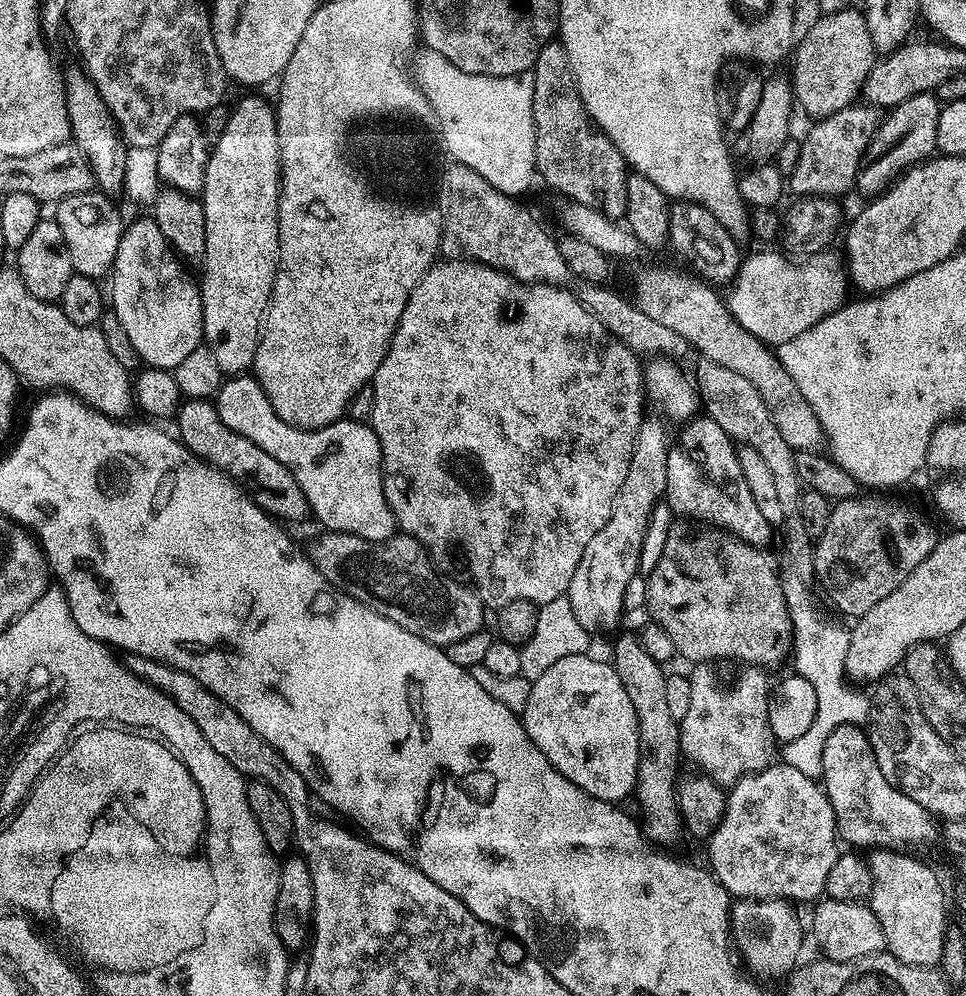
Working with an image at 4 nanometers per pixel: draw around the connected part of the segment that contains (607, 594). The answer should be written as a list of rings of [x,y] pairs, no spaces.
[[[649,415],[638,426],[630,466],[626,470],[626,482],[622,482],[622,490],[612,503],[610,518],[606,526],[602,526],[602,530],[598,530],[598,534],[590,538],[586,551],[582,553],[582,562],[578,562],[574,578],[570,578],[570,586],[566,593],[568,601],[570,606],[574,606],[578,622],[582,622],[582,626],[590,634],[604,632],[619,622],[620,615],[624,612],[624,599],[628,596],[628,587],[640,568],[640,555],[644,552],[644,539],[648,536],[648,523],[652,520],[652,511],[659,500],[661,503],[666,490],[669,425],[659,415],[656,416]]]

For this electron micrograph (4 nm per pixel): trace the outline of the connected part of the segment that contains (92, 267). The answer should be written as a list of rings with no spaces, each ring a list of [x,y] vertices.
[[[99,190],[83,192],[62,198],[55,205],[54,219],[62,230],[62,238],[72,259],[72,271],[78,276],[89,276],[99,281],[112,271],[112,263],[118,254],[118,242],[126,227],[126,220],[111,204],[109,197]]]

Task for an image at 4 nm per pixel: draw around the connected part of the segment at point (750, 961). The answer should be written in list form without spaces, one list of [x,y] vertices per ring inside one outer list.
[[[740,898],[732,904],[732,943],[743,967],[753,977],[787,977],[797,967],[806,928],[800,925],[800,916],[792,908],[795,907],[789,901],[779,898]]]

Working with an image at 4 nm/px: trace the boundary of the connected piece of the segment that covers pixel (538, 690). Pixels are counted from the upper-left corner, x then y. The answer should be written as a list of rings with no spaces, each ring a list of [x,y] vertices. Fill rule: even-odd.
[[[585,654],[561,658],[558,662],[554,662],[554,666],[550,666],[550,670],[538,674],[538,678],[532,681],[530,699],[526,701],[526,710],[522,714],[522,719],[526,734],[530,734],[530,742],[534,742],[534,746],[538,746],[538,750],[542,750],[542,754],[546,754],[548,761],[566,778],[570,778],[570,782],[574,782],[574,786],[586,790],[586,794],[599,800],[623,802],[635,793],[636,779],[638,778],[638,718],[634,714],[634,706],[626,694],[626,686],[622,686],[622,678],[618,678],[618,674],[612,669],[612,665],[607,659],[595,660],[592,654]]]

